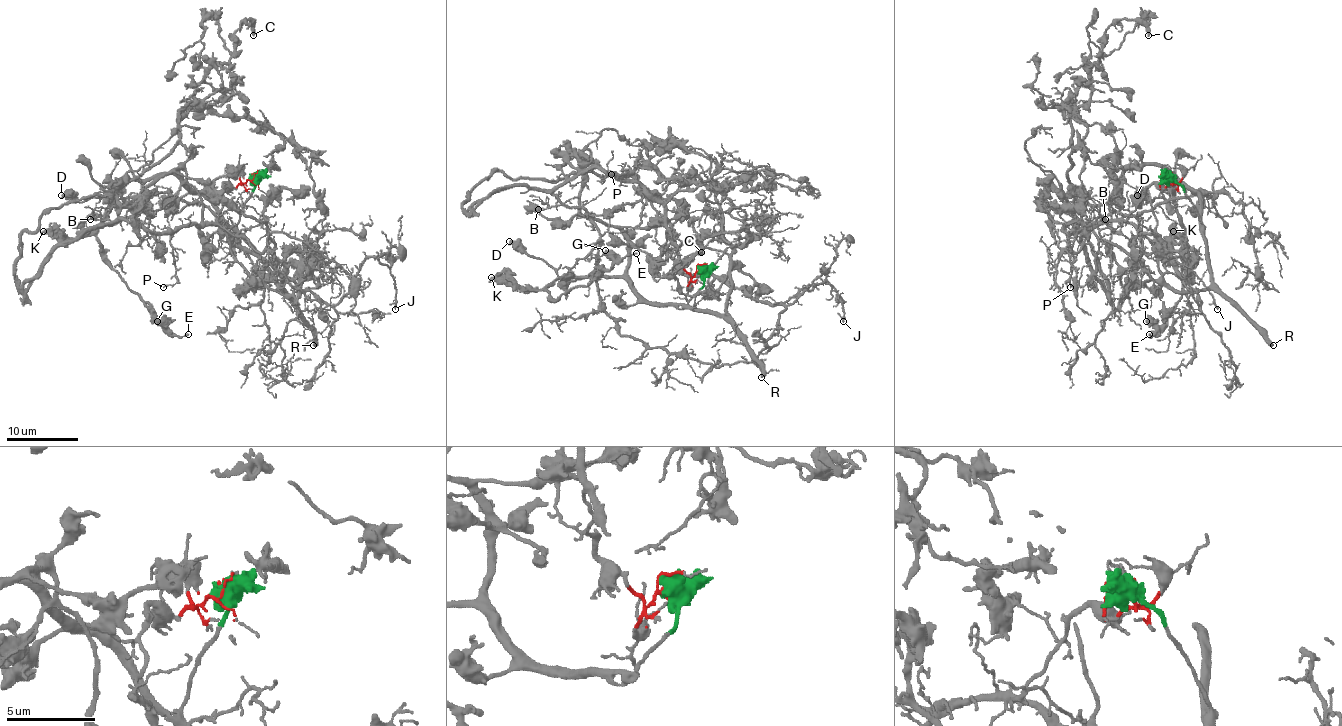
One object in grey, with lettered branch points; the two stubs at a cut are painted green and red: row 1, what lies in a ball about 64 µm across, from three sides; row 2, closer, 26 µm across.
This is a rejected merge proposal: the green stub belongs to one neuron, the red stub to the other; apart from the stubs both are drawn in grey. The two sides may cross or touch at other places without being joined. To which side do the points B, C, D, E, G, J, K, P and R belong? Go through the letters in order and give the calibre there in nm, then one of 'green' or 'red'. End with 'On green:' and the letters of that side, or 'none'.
B: 160 nm thick; red
C: 380 nm thick; red
D: 500 nm thick; green
E: 180 nm thick; green
G: 650 nm thick; green
J: 120 nm thick; red
K: 650 nm thick; green
P: 150 nm thick; red
R: 440 nm thick; green
On green: D, E, G, K, R

